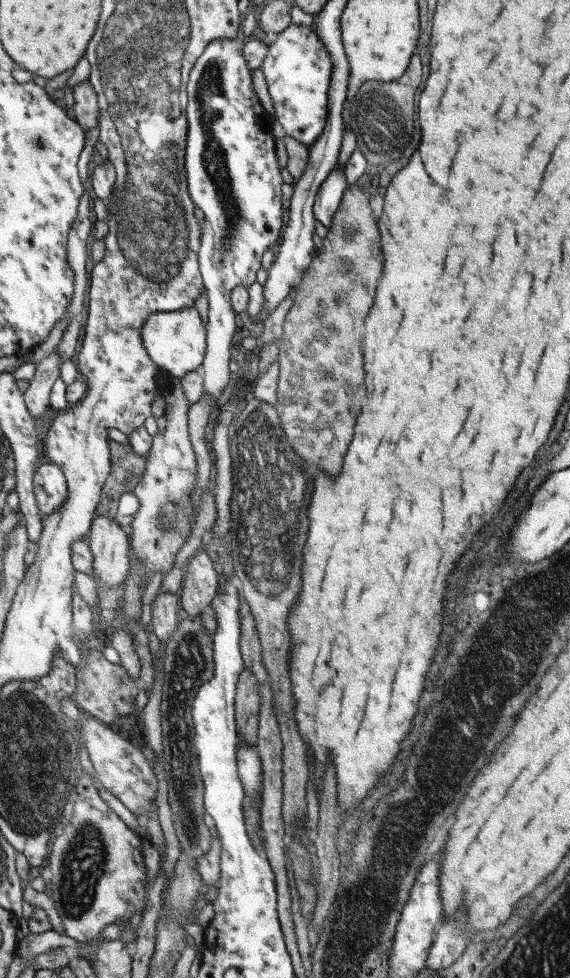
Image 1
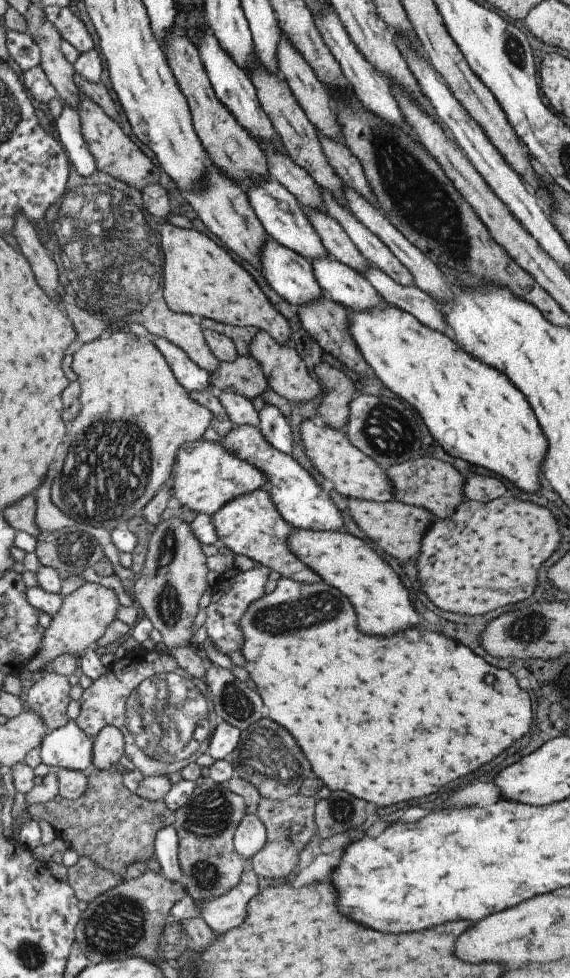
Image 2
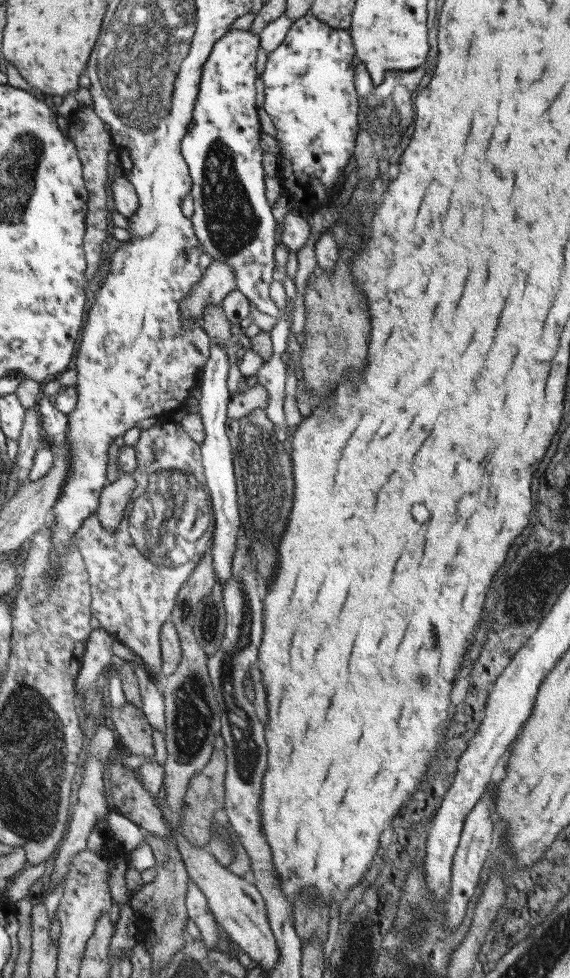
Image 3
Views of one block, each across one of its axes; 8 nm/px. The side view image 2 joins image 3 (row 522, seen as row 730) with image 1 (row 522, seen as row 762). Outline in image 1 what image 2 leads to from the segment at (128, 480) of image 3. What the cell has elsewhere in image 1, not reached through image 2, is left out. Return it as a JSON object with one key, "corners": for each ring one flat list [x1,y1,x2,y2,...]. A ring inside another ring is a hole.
{"corners":[[96,515,90,528,89,547,93,556,93,576,104,586,125,582,130,561,130,536,115,518]]}

